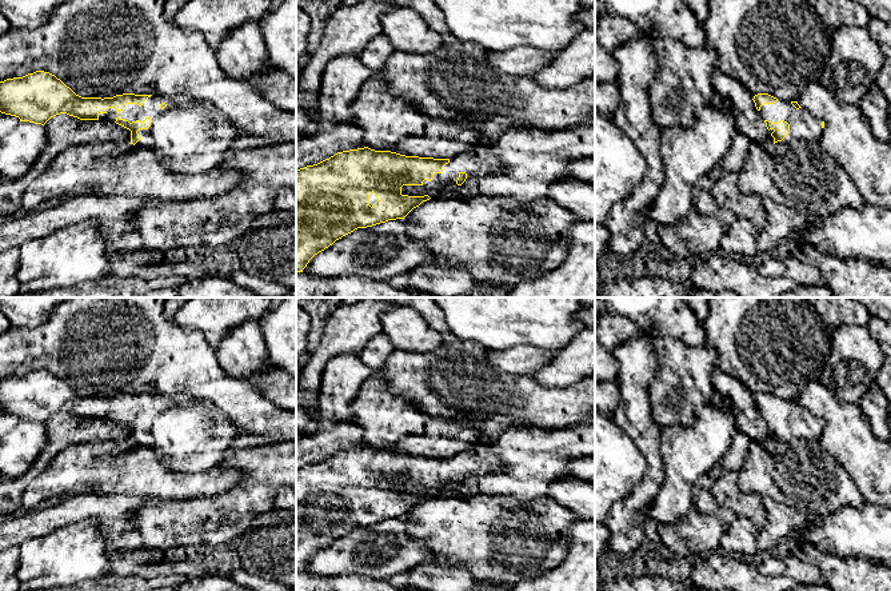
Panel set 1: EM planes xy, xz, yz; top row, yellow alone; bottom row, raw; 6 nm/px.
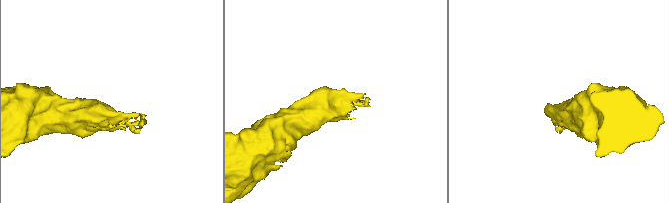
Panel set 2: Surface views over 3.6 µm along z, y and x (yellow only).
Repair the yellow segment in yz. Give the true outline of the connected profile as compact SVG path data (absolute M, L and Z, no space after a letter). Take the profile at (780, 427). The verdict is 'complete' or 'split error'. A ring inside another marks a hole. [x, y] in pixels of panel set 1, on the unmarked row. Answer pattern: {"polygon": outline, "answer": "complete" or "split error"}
{"polygon": "M758 392L752 399L774 436L774 443L788 434L807 442L819 440L824 420L802 407L798 400L786 402L768 392Z", "answer": "split error"}

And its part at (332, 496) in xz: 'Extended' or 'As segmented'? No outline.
Extended

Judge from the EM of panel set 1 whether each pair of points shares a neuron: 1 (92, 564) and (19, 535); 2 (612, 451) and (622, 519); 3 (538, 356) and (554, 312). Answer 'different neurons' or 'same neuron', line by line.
1: different neurons
2: different neurons
3: different neurons

